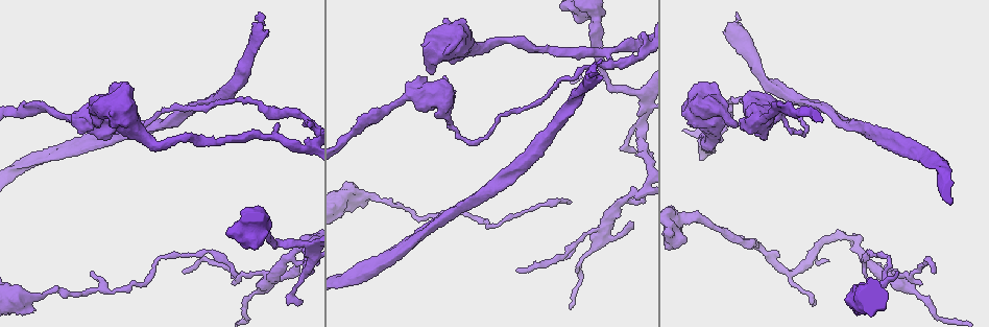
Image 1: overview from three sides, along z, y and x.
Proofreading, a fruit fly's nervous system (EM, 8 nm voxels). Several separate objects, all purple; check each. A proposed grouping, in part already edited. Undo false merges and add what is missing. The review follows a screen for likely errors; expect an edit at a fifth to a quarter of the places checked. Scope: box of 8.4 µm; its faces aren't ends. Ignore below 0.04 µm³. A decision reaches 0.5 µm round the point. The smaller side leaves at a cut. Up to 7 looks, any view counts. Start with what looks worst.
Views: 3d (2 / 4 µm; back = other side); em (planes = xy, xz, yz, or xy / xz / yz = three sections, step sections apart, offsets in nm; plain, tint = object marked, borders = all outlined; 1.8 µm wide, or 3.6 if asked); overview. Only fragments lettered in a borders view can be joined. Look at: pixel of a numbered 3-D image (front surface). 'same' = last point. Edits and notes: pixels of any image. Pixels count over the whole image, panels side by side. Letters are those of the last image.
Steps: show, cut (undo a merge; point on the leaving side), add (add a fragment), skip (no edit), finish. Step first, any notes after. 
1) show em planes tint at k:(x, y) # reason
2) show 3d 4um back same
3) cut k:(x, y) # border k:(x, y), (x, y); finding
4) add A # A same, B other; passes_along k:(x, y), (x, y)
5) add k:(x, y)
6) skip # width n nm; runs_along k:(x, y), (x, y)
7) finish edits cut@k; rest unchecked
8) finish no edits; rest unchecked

show em planes borders at 1:(268, 29) # free end

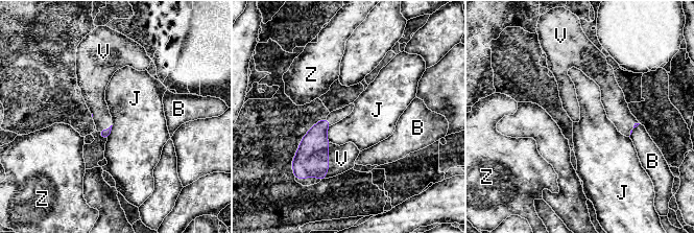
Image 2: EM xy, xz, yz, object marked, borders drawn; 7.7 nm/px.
add V # longest_contact V 280 nm; B other, J other, V same, Z other; it goes on there

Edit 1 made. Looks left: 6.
show em planes tint at 1:(305, 147) # sharp bend

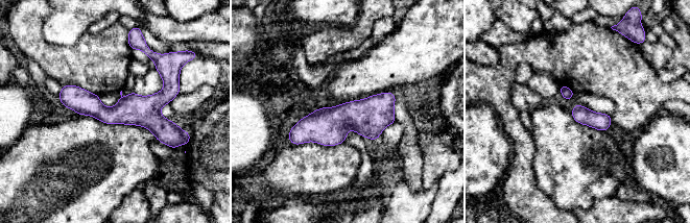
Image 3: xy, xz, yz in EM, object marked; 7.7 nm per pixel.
show em planes borders same # what lies round it

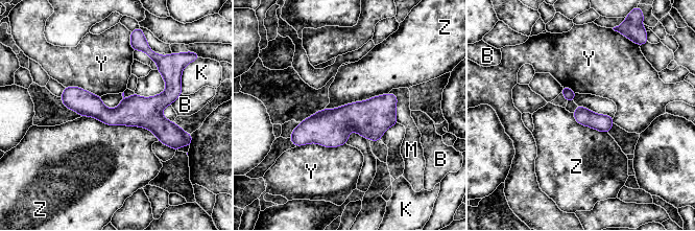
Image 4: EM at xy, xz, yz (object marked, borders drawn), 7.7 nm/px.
skip # B other, K other, M other, Y other, Z other; continuous, no second neuron

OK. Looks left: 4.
show 3d 2um at 1:(886, 265) # tapers out

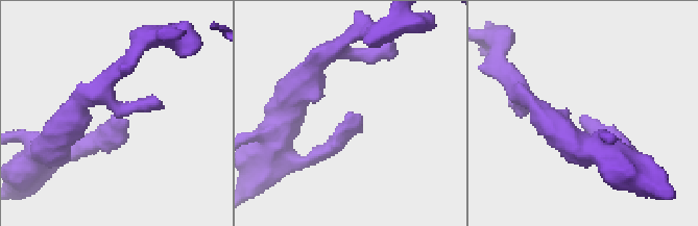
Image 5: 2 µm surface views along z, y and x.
show em planes borders at 5:(126, 124) # now the EM

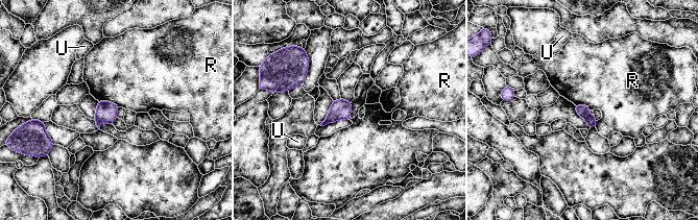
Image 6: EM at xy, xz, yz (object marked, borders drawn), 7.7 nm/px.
skip # width 90 nm; R other, U other; border 6:(98, 100), (107, 100), (119, 106); no lettered fragment goes on from it

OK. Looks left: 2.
finish edits add@2; rest unchecked

